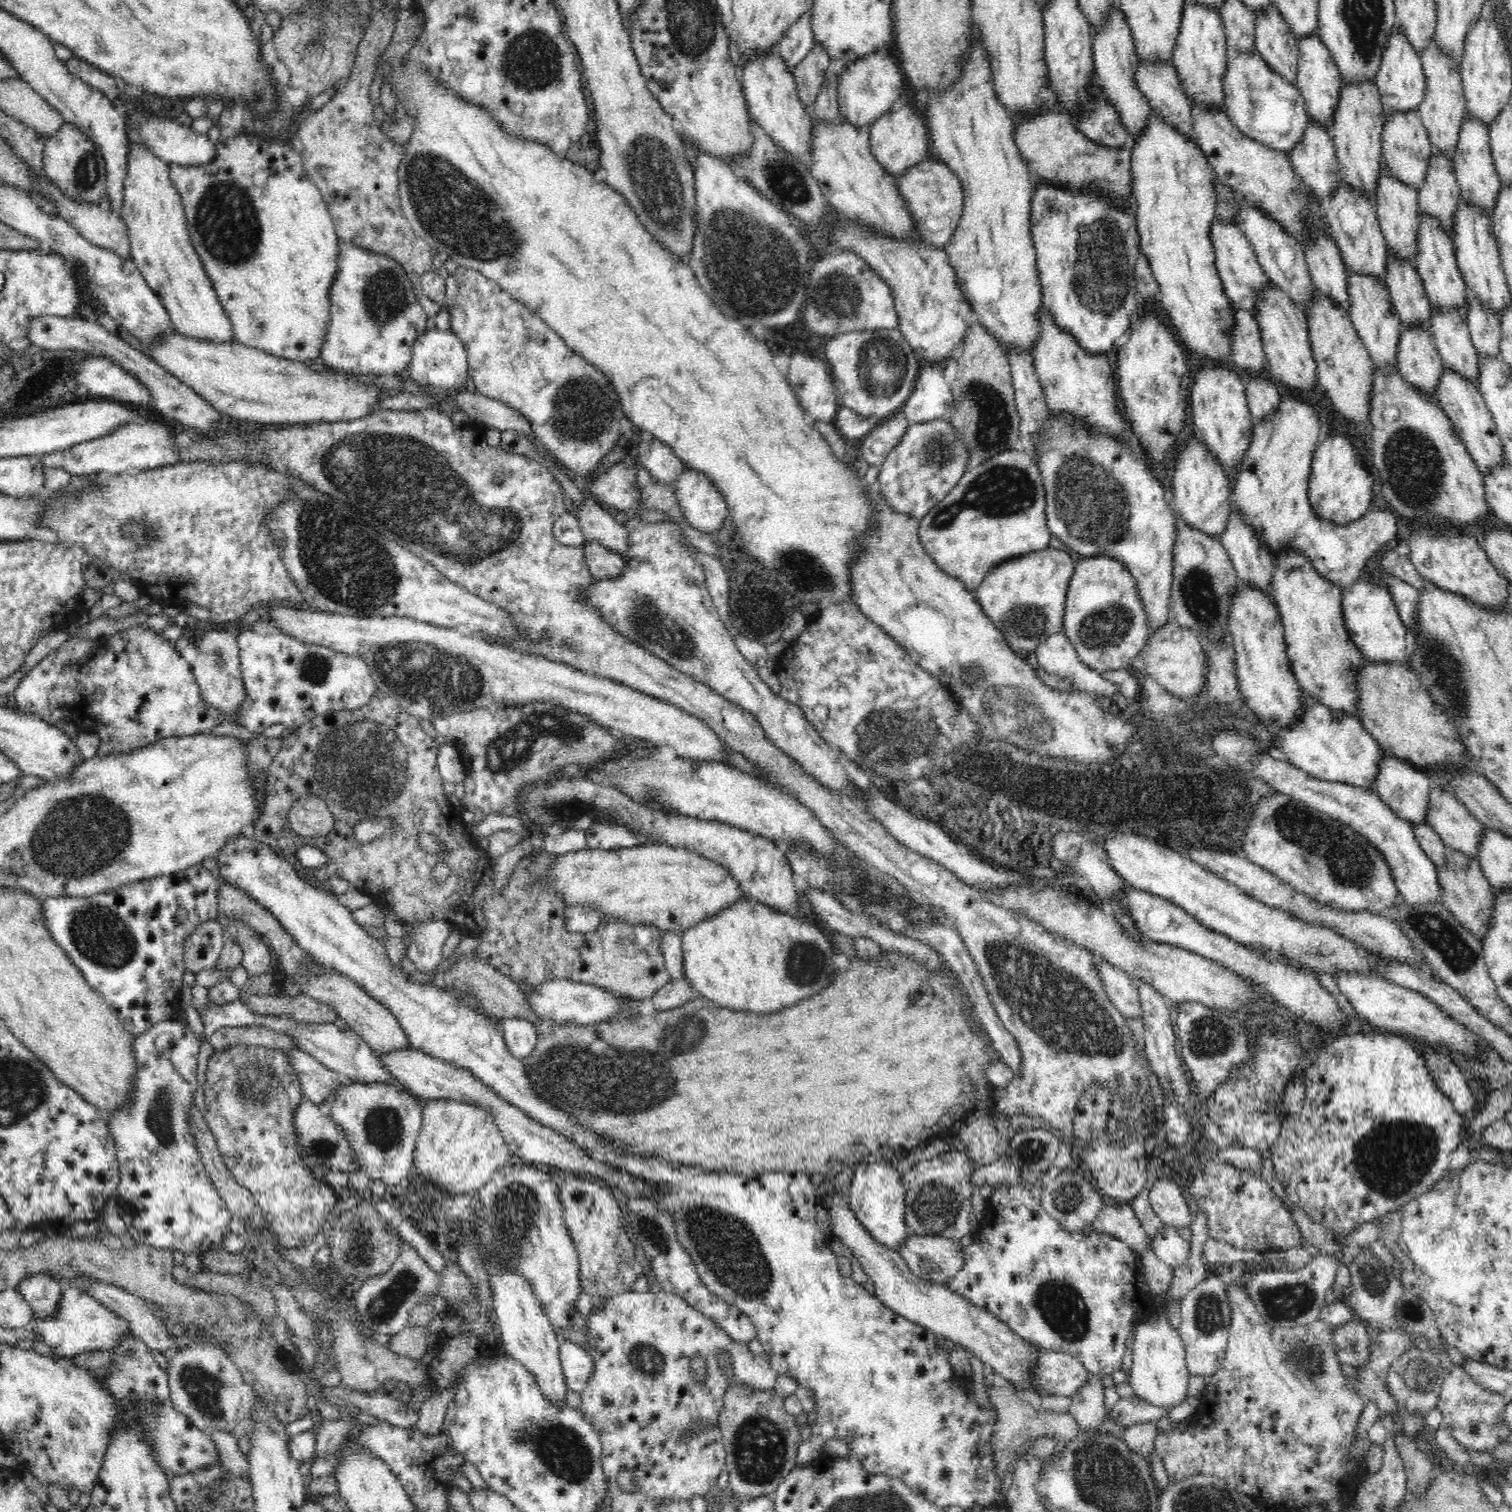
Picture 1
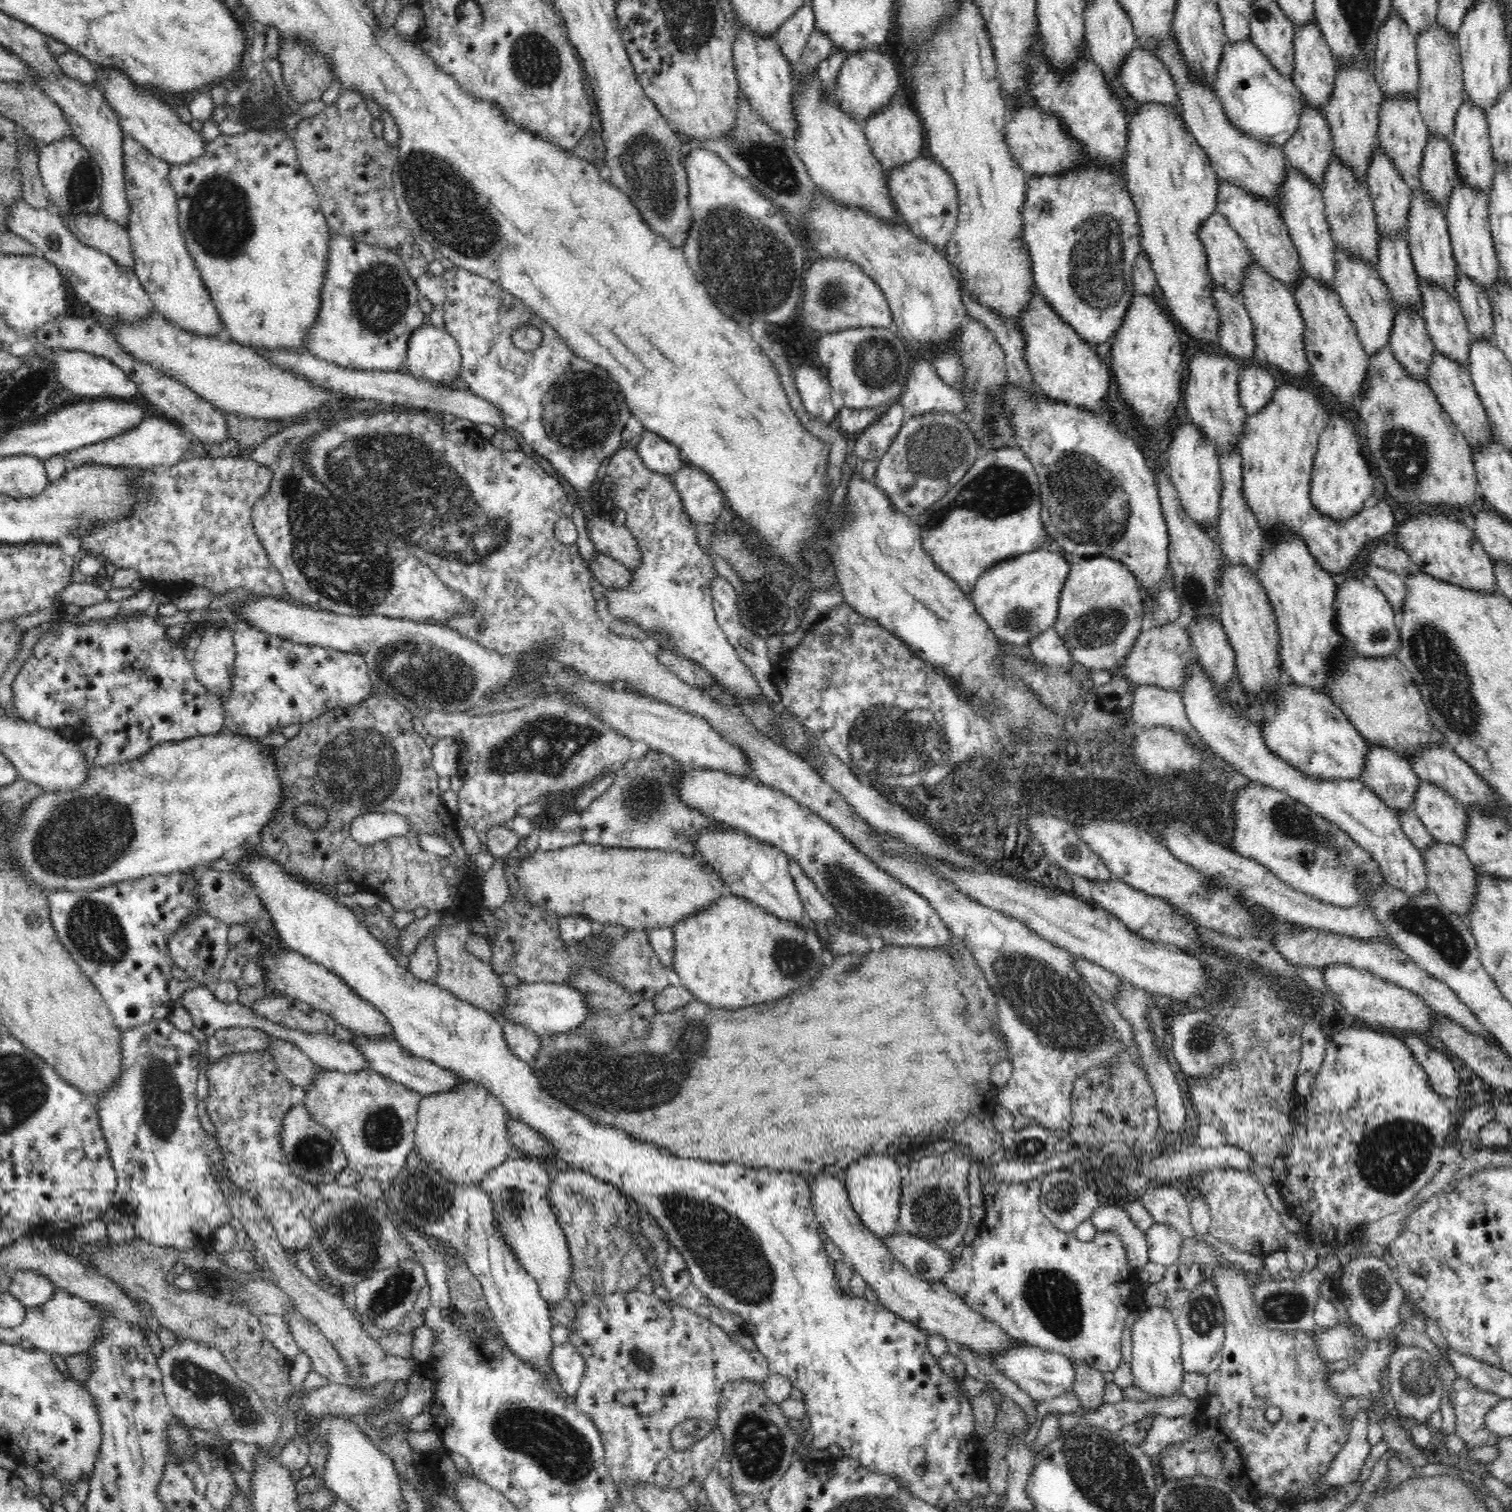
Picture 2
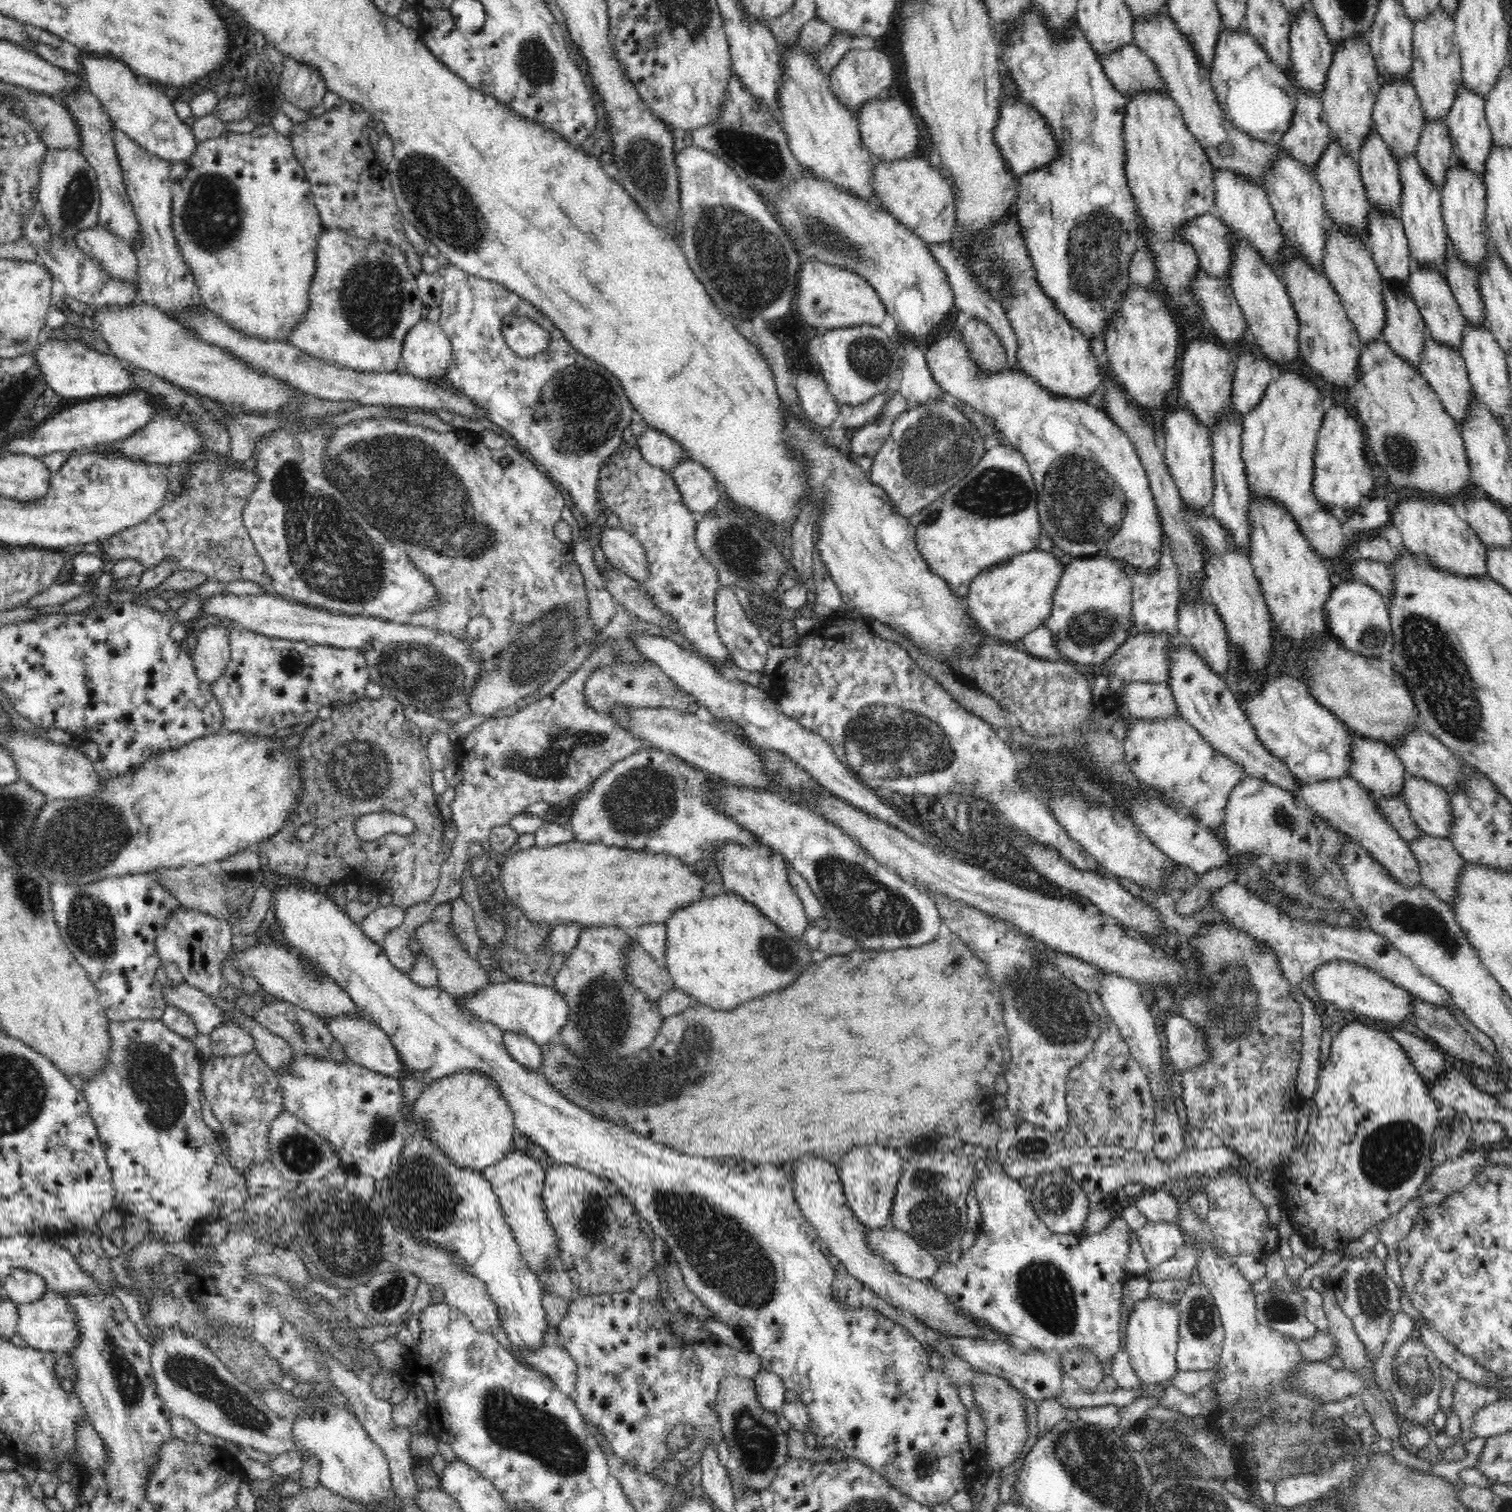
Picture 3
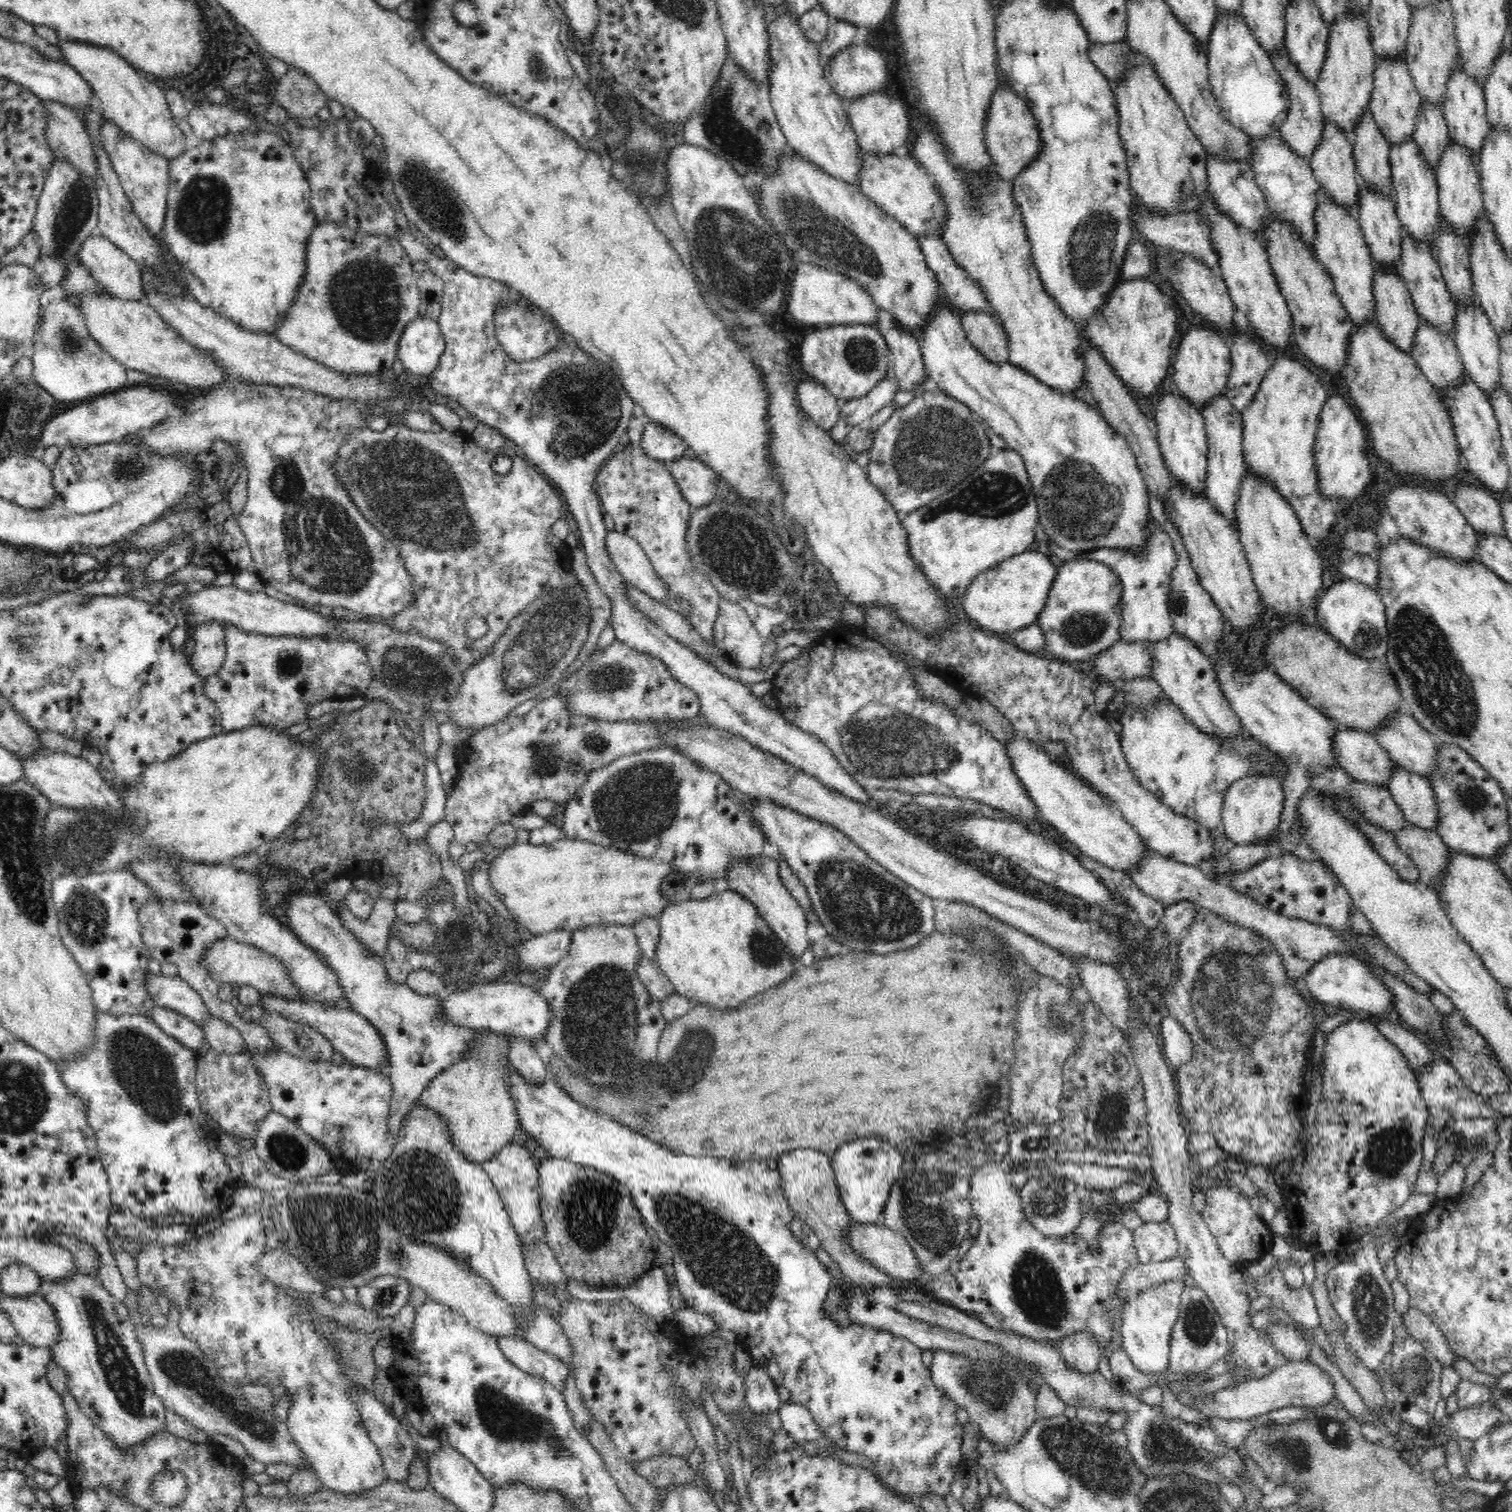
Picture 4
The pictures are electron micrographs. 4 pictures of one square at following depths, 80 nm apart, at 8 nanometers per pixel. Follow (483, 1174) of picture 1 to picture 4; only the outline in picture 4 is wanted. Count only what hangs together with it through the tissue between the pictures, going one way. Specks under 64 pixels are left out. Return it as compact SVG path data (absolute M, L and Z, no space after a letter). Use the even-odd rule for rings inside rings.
M486 1031L455 1063L435 1076L419 1096L422 1105L440 1112L456 1149L478 1164L486 1162L510 1144L519 1126L508 1075L510 1035Z

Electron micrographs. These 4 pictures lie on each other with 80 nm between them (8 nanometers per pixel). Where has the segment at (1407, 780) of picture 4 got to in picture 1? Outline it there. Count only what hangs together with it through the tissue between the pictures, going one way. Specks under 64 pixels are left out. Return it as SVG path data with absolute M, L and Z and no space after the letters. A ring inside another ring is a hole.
M1432 784L1426 814L1425 820L1450 850L1478 856L1484 825L1452 793Z

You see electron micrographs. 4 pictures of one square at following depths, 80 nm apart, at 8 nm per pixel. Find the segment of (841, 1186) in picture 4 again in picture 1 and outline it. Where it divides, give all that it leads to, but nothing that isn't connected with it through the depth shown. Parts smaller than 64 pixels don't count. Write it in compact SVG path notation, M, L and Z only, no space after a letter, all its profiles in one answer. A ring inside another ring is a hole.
M881 1160L873 1163L860 1163L854 1168L850 1184L849 1205L866 1231L892 1251L899 1248L909 1233L905 1223L906 1189L900 1180L900 1173L893 1164Z

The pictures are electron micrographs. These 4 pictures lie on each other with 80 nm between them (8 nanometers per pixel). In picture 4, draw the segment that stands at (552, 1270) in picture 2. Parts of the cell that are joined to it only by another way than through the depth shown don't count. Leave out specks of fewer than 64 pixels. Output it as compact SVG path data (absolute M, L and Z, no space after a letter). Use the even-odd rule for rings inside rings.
M510 1143L497 1152L497 1155L491 1156L480 1165L488 1173L494 1188L501 1196L510 1222L520 1237L520 1242L528 1243L528 1245L534 1241L545 1242L546 1227L539 1205L539 1167L534 1163L530 1152L516 1143Z

